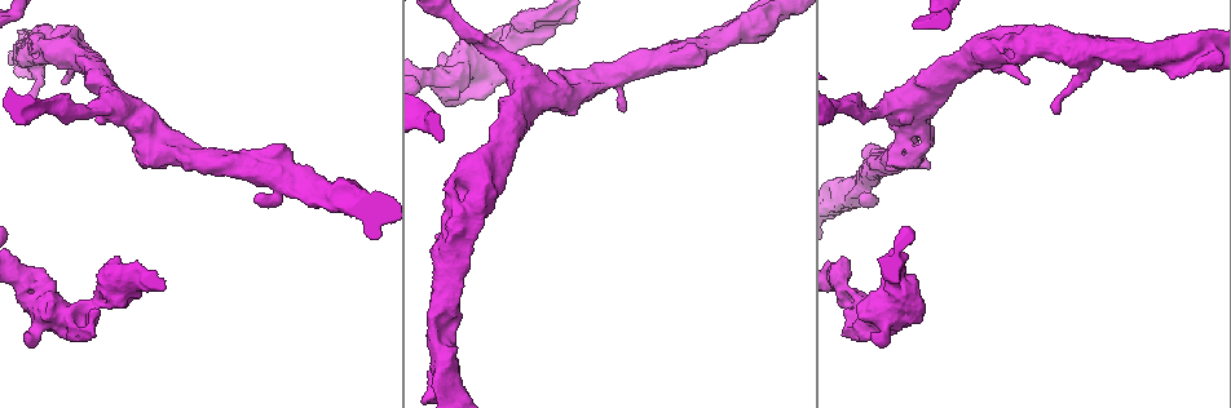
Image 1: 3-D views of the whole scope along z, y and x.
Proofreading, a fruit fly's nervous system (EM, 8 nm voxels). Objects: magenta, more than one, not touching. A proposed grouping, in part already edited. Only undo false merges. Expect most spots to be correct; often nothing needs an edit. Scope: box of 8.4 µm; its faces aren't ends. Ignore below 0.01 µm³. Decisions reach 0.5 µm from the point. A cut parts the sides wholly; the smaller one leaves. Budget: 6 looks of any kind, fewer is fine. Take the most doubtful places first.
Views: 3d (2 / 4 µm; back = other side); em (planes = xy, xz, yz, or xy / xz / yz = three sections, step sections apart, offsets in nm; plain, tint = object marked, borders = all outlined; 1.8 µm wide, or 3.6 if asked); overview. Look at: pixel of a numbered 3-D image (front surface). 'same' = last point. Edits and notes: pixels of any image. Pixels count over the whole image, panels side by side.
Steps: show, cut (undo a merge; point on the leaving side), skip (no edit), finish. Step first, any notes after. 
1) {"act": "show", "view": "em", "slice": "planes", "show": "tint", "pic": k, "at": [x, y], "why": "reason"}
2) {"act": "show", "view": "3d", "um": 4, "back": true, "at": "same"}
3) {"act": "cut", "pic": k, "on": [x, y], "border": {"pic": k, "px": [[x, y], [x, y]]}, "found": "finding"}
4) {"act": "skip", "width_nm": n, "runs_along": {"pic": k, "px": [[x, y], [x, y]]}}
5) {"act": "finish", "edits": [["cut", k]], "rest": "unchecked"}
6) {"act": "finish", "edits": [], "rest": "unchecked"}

{"act": "show", "view": "em", "slice": "xz", "step": 8, "show": "tint", "pic": 1, "at": [584, 91], "why": "thin arm on a thick one"}

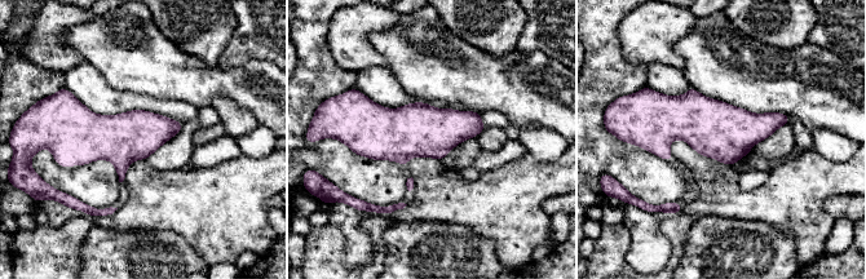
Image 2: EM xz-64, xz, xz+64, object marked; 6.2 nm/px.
{"act": "show", "view": "em", "slice": "planes", "show": "tint", "at": "same", "why": "another direction"}

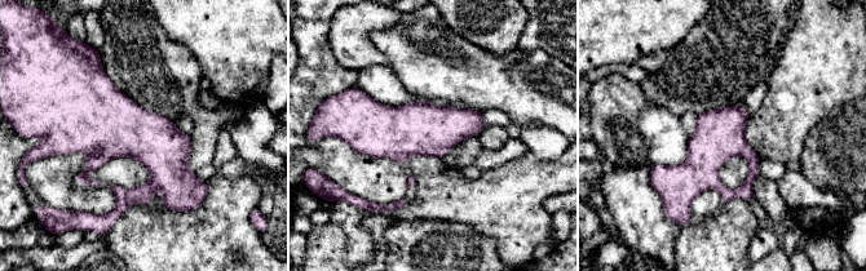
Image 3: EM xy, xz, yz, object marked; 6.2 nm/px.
{"act": "skip", "found": "one neuron here"}

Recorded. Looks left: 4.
{"act": "show", "view": "em", "slice": "planes", "show": "borders", "pic": 1, "at": [848, 326], "why": "touches itself"}

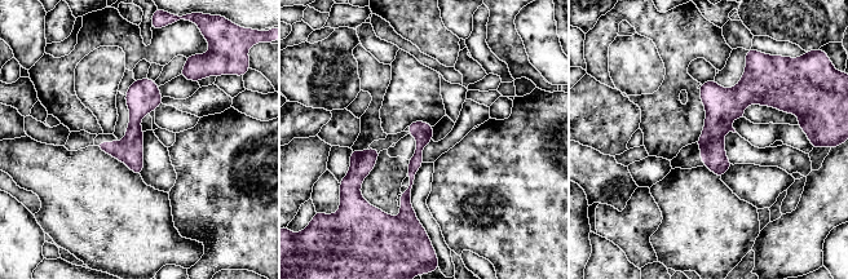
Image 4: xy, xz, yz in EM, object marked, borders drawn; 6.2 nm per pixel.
{"act": "skip", "width_nm": 130, "runs_along": {"pic": 4, "px": [[786, 109], [743, 97], [703, 158]]}, "found": "all the same neuron"}

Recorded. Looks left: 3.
{"act": "show", "view": "3d", "um": 4, "back": true, "pic": 1, "at": [24, 54], "why": "sudden change in width"}

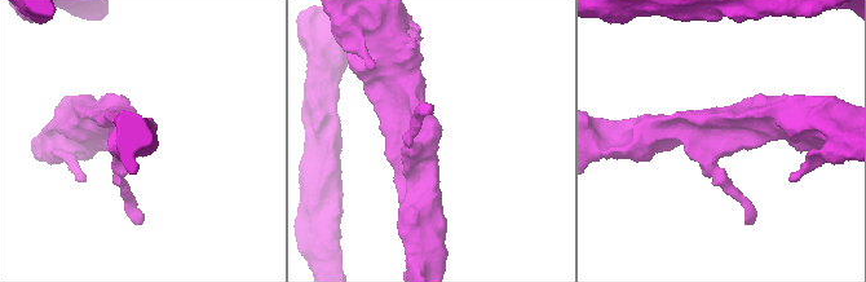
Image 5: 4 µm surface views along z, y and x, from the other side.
{"act": "show", "view": "em", "slice": "xy", "step": 16, "show": "tint", "pic": 5, "at": [425, 140]}

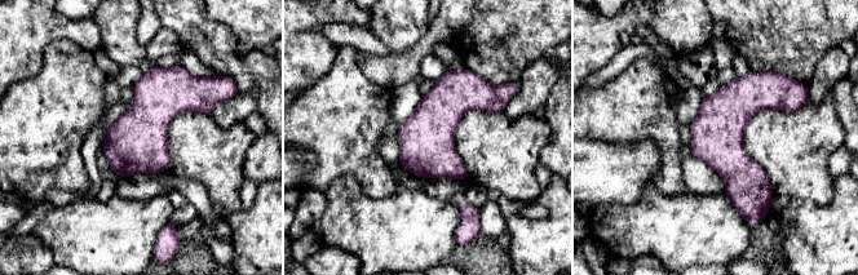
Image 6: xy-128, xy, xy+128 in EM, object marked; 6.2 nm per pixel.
{"act": "show", "view": "em", "slice": "planes", "show": "tint", "at": "same", "why": "another direction"}

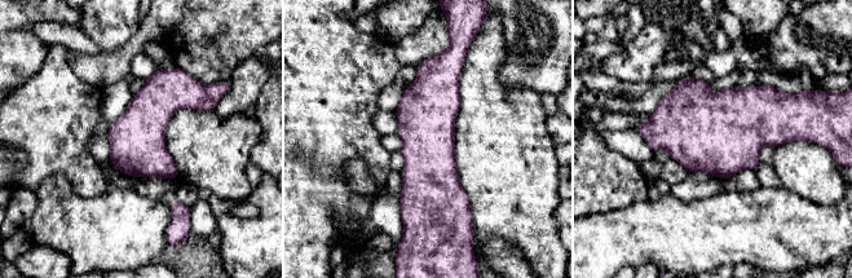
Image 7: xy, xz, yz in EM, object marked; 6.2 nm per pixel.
{"act": "skip", "width_nm": 360, "found": "continuous, no second neuron"}

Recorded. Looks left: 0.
{"act": "finish", "edits": [], "rest": "unchecked"}

